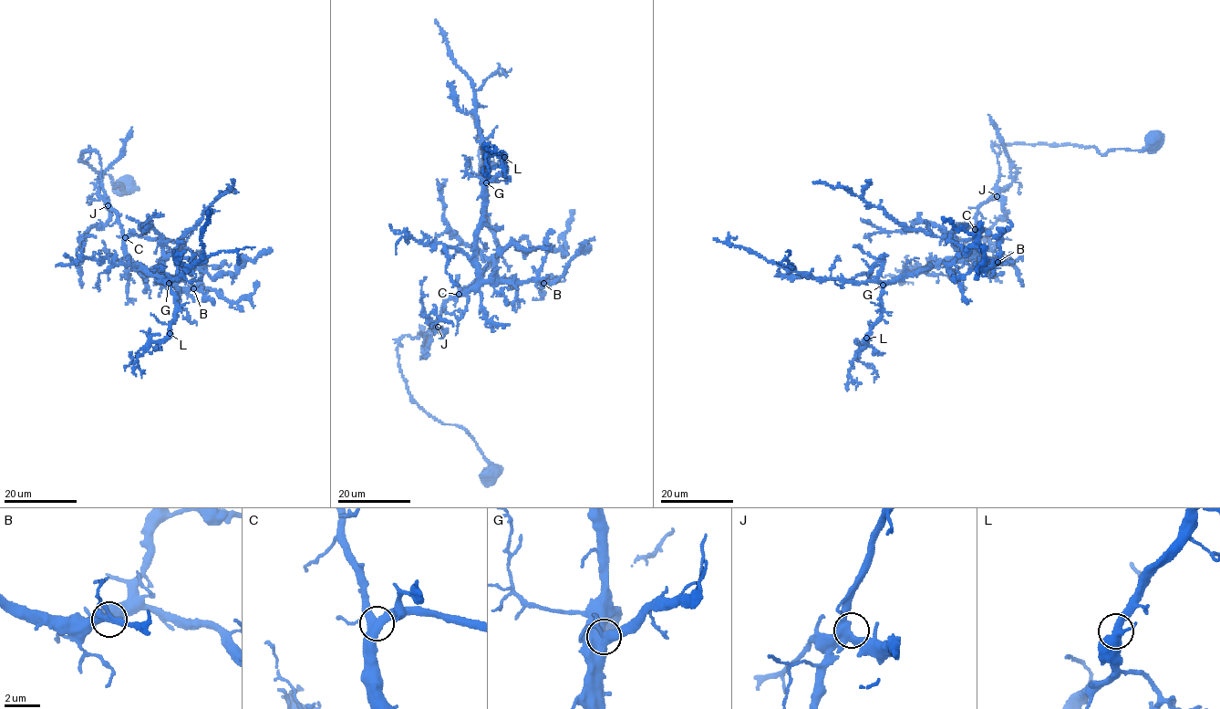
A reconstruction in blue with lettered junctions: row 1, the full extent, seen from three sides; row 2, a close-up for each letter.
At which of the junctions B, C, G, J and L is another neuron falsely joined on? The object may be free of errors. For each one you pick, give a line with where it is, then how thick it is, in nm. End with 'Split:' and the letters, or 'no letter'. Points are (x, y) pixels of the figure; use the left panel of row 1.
Split: no letter

